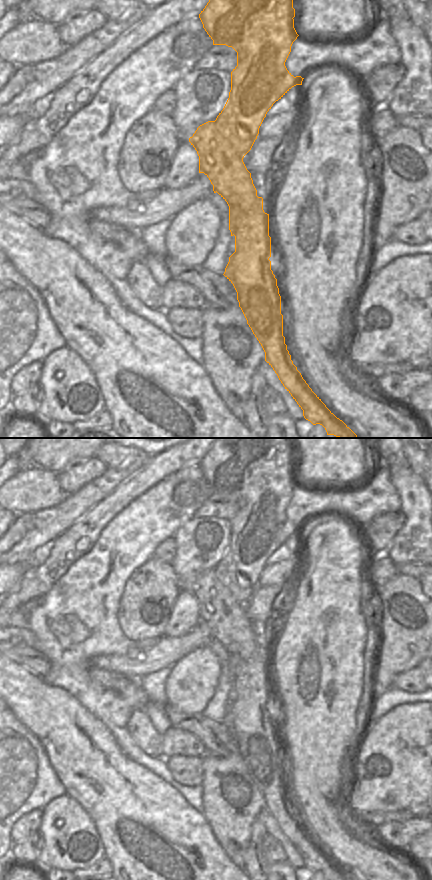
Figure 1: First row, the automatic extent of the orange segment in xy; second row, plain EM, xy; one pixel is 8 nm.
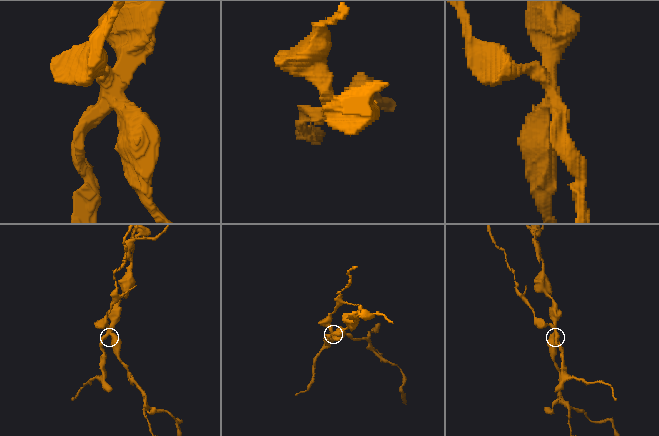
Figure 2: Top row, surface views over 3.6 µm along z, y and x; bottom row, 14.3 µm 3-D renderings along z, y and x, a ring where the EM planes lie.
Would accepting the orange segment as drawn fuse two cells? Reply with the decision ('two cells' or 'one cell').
two cells

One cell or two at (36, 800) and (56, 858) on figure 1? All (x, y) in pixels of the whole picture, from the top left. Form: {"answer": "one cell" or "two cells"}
{"answer": "two cells"}

